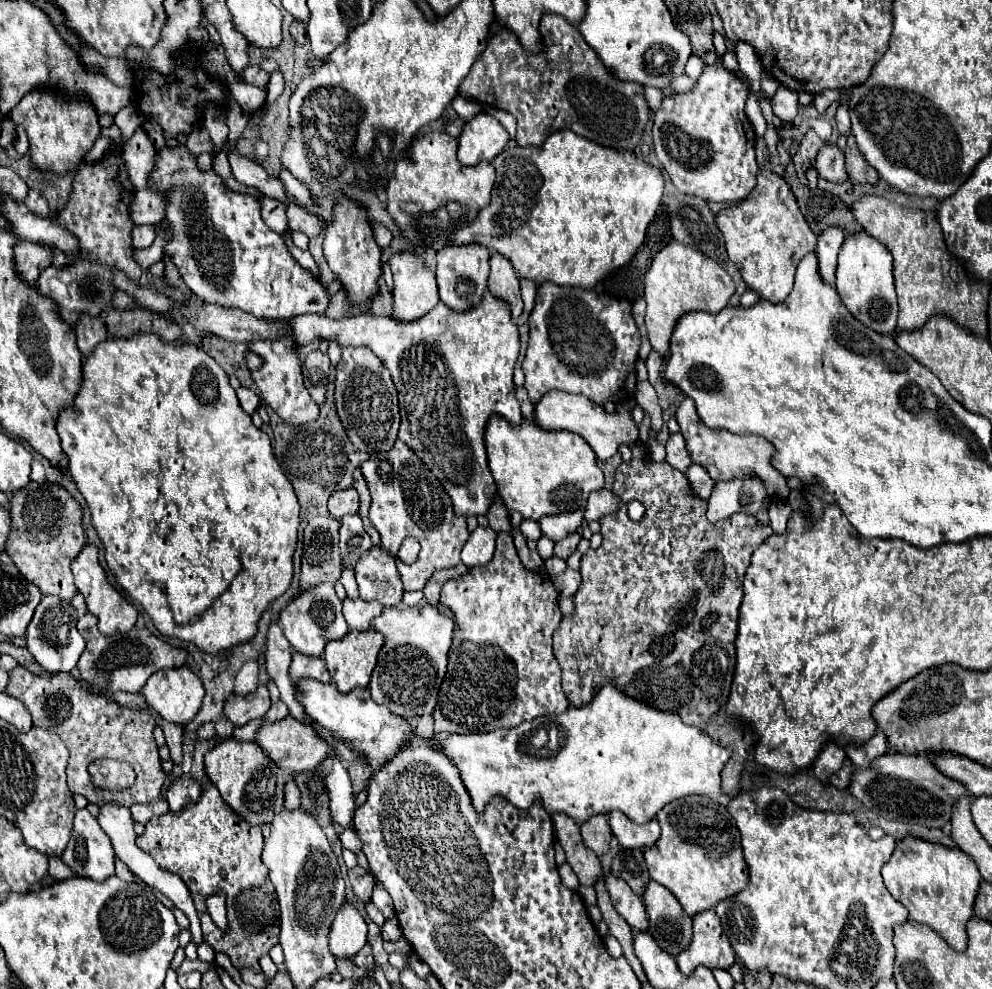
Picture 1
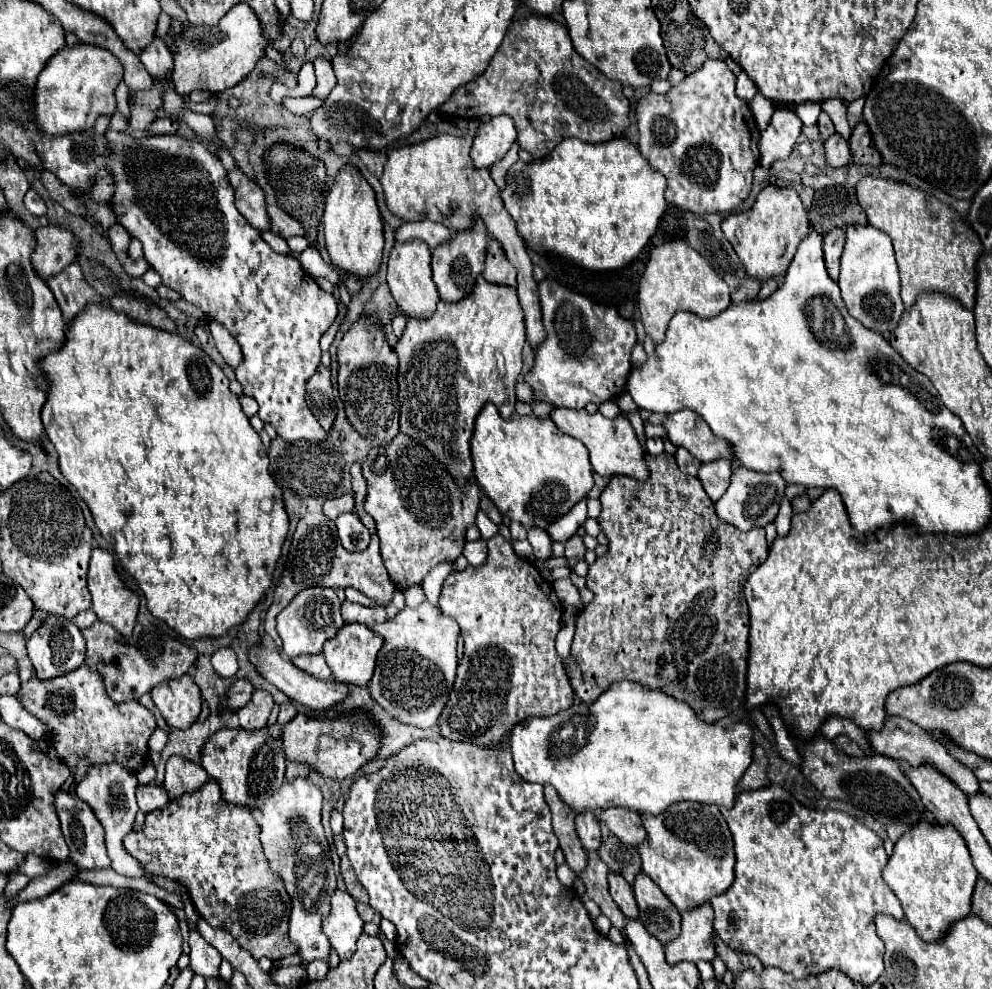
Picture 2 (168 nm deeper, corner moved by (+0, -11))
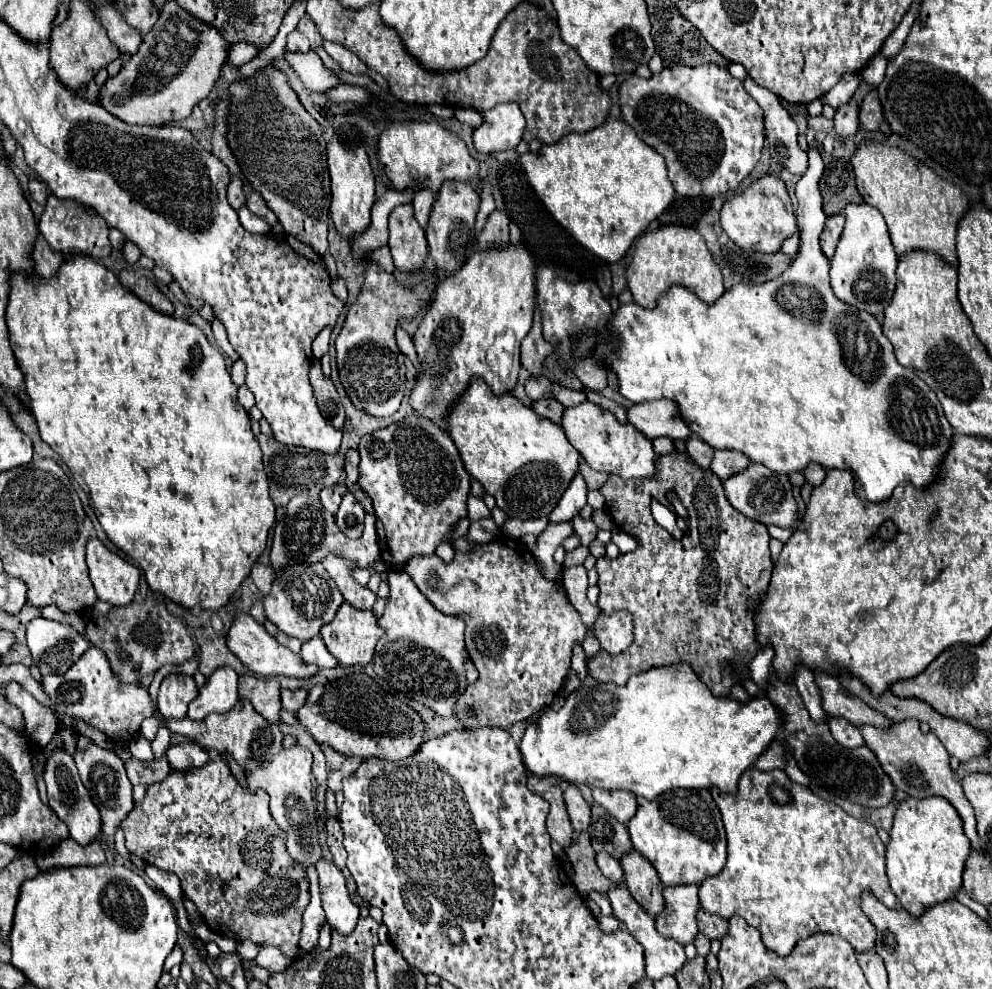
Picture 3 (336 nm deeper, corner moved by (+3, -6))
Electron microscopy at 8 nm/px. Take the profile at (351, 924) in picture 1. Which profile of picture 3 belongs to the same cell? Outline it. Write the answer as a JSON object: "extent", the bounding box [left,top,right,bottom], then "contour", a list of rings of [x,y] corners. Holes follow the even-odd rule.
{"extent":[317,860,359,936],"contour":[[[325,860],[317,862],[317,872],[327,924],[335,932],[349,936],[357,926],[359,906],[351,902],[351,896],[345,886],[345,876],[341,874],[341,870],[337,870],[335,864]]]}

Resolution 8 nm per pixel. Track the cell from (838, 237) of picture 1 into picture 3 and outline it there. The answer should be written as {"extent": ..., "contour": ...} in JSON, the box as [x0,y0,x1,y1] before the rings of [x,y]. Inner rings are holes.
{"extent":[821,214,845,260],"contour":[[[835,214],[835,216],[829,216],[827,218],[827,224],[825,224],[825,230],[821,234],[821,250],[823,254],[831,260],[833,254],[835,254],[835,248],[837,248],[837,242],[841,238],[841,232],[843,232],[843,224],[845,224],[845,216],[843,214]]]}

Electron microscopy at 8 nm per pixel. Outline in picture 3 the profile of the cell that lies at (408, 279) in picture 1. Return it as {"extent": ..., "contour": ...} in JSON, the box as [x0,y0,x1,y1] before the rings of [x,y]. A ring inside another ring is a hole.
{"extent":[389,204,427,274],"contour":[[[401,204],[389,214],[389,248],[397,270],[415,274],[425,270],[427,240],[413,216],[411,204]]]}

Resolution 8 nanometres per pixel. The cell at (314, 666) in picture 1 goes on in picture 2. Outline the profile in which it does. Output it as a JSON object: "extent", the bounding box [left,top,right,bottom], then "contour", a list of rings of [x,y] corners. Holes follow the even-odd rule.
{"extent":[292,655,332,681],"contour":[[[298,655],[292,659],[292,663],[318,679],[324,679],[324,681],[332,679],[332,671],[326,667],[324,655]]]}

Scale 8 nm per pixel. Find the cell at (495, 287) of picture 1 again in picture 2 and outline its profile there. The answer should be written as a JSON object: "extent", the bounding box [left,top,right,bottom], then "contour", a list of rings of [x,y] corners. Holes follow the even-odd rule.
{"extent":[484,239,516,285],"contour":[[[490,239],[486,249],[486,267],[484,267],[484,279],[490,283],[502,283],[502,285],[516,285],[516,269],[504,255],[504,249],[496,239]]]}

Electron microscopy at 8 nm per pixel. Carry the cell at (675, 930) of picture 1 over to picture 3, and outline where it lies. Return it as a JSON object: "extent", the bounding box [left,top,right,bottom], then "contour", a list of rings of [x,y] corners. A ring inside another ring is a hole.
{"extent":[621,850,665,918],"contour":[[[631,850],[621,860],[621,866],[625,870],[625,886],[631,892],[631,896],[651,918],[659,918],[661,912],[665,910],[665,898],[663,884],[655,868],[635,850]]]}

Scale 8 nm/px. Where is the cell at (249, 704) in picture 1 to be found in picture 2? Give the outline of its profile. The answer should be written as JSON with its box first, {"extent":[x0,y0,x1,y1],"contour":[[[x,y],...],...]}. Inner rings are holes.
{"extent":[236,689,274,731],"contour":[[[256,689],[252,693],[252,699],[236,711],[238,719],[240,719],[240,727],[254,731],[254,729],[264,729],[268,723],[268,717],[272,713],[274,707],[274,697],[268,691],[260,691]]]}

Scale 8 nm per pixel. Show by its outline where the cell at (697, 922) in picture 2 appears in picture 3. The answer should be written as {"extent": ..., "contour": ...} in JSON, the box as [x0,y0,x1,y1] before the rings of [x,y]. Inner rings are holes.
{"extent":[657,884,699,944],"contour":[[[683,884],[675,888],[665,888],[665,912],[657,920],[657,930],[663,938],[671,938],[679,944],[693,944],[699,930],[697,930],[697,912],[699,904],[699,886],[697,884]]]}

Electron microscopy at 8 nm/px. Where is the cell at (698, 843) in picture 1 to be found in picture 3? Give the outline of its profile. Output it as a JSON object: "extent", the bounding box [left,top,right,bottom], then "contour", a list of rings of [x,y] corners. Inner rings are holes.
{"extent":[627,790,727,886],"contour":[[[671,790],[655,798],[653,802],[637,798],[637,814],[627,822],[633,848],[651,862],[657,870],[663,886],[701,884],[705,878],[717,876],[727,862],[727,838],[723,820],[709,790]]]}

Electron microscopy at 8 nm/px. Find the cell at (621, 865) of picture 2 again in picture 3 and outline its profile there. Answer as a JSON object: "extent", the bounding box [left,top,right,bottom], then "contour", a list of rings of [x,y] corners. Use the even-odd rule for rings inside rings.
{"extent":[589,806,631,860],"contour":[[[601,806],[591,808],[591,826],[589,836],[595,852],[607,852],[615,860],[621,860],[627,852],[631,852],[631,838],[627,832],[627,826],[617,822],[607,810],[601,810]]]}

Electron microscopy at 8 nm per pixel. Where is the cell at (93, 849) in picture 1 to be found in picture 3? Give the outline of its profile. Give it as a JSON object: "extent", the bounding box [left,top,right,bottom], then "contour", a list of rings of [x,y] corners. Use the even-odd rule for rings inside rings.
{"extent":[45,750,101,846],"contour":[[[59,750],[49,758],[49,762],[45,766],[45,784],[47,784],[47,794],[49,794],[49,806],[67,824],[69,836],[79,846],[89,846],[91,842],[99,840],[99,836],[101,836],[99,810],[97,810],[97,806],[93,806],[93,800],[89,798],[89,792],[85,790],[85,786],[79,780],[75,762],[65,750]]]}

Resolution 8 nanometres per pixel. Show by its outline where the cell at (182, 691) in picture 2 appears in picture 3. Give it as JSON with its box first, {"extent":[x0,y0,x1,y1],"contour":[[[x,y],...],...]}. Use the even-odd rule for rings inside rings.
{"extent":[159,674,197,720],"contour":[[[169,674],[159,688],[159,712],[167,720],[183,720],[187,706],[197,696],[197,686],[191,676]]]}

